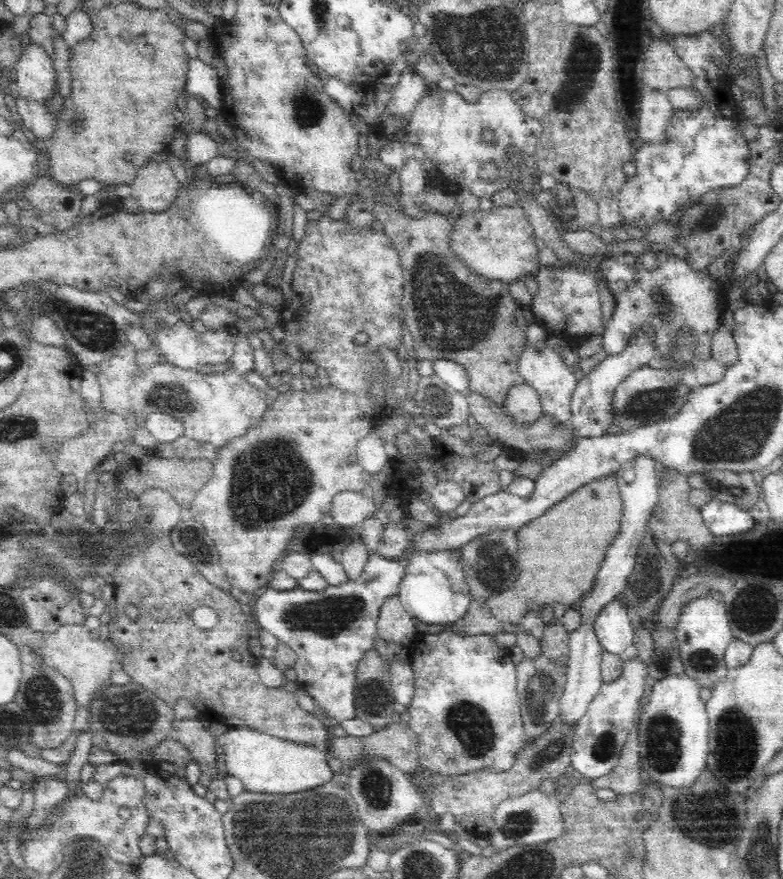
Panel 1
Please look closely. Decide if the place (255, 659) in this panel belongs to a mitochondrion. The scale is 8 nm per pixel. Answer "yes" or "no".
no

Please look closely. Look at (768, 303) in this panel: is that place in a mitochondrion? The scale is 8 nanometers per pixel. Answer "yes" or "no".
no

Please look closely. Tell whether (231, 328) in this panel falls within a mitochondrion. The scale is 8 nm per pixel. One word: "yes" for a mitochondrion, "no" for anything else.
no

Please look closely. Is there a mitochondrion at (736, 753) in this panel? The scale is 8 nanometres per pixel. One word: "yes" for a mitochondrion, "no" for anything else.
yes

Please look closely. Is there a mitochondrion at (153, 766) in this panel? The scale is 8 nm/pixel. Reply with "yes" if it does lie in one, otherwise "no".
no

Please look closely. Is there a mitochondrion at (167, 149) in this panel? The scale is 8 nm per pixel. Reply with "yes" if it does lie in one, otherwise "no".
no

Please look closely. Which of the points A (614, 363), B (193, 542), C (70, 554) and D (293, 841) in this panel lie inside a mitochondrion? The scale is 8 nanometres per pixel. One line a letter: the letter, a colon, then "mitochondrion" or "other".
A: other
B: mitochondrion
C: mitochondrion
D: mitochondrion

